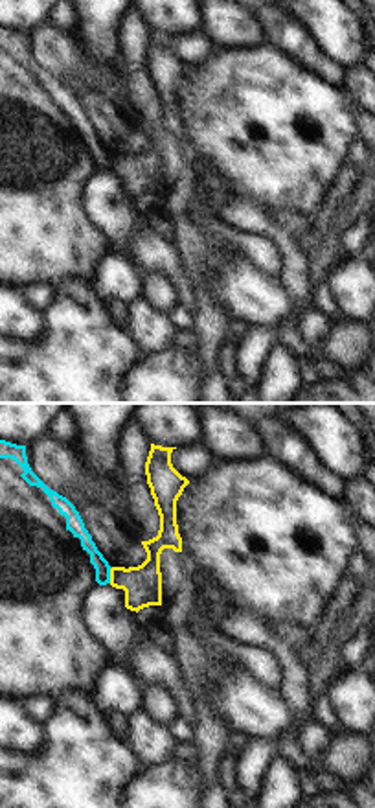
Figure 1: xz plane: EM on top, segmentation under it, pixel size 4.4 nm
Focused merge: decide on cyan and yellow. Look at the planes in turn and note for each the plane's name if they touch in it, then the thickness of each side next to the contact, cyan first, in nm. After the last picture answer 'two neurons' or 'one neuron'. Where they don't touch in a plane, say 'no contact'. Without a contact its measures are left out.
meets cyan in xz; 70 nm thick on the cyan side, 170 nm on the other

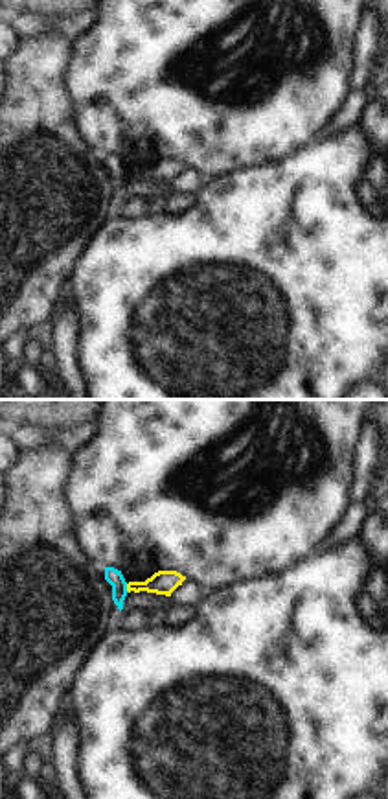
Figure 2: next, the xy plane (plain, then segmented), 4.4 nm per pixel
meets cyan in xy; 70 nm thick on the cyan side, 110 nm on the other

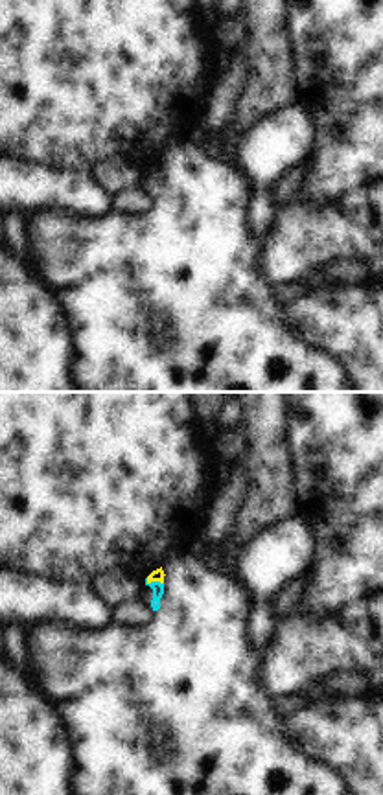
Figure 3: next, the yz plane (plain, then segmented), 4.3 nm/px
meets cyan in yz; 50 nm thick on the cyan side, 50 nm on the other

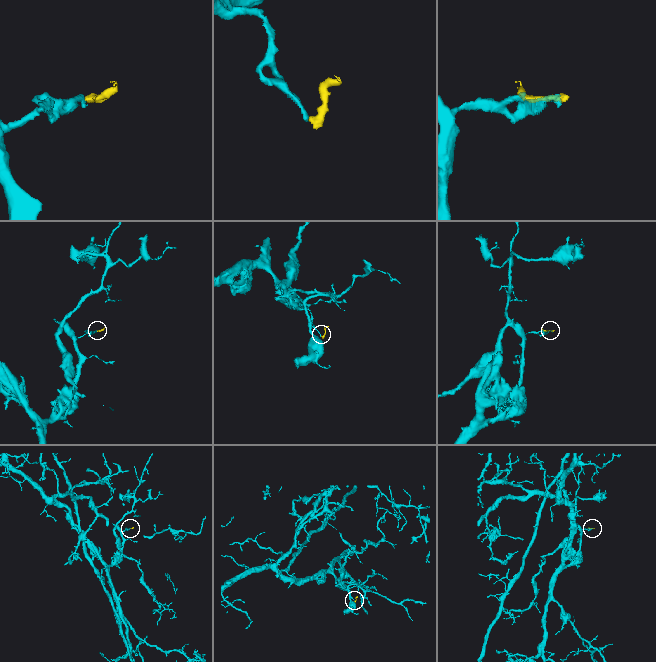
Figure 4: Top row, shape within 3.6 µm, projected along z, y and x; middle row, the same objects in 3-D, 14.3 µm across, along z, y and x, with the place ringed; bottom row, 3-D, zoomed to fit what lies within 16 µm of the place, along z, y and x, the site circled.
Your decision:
two neurons

